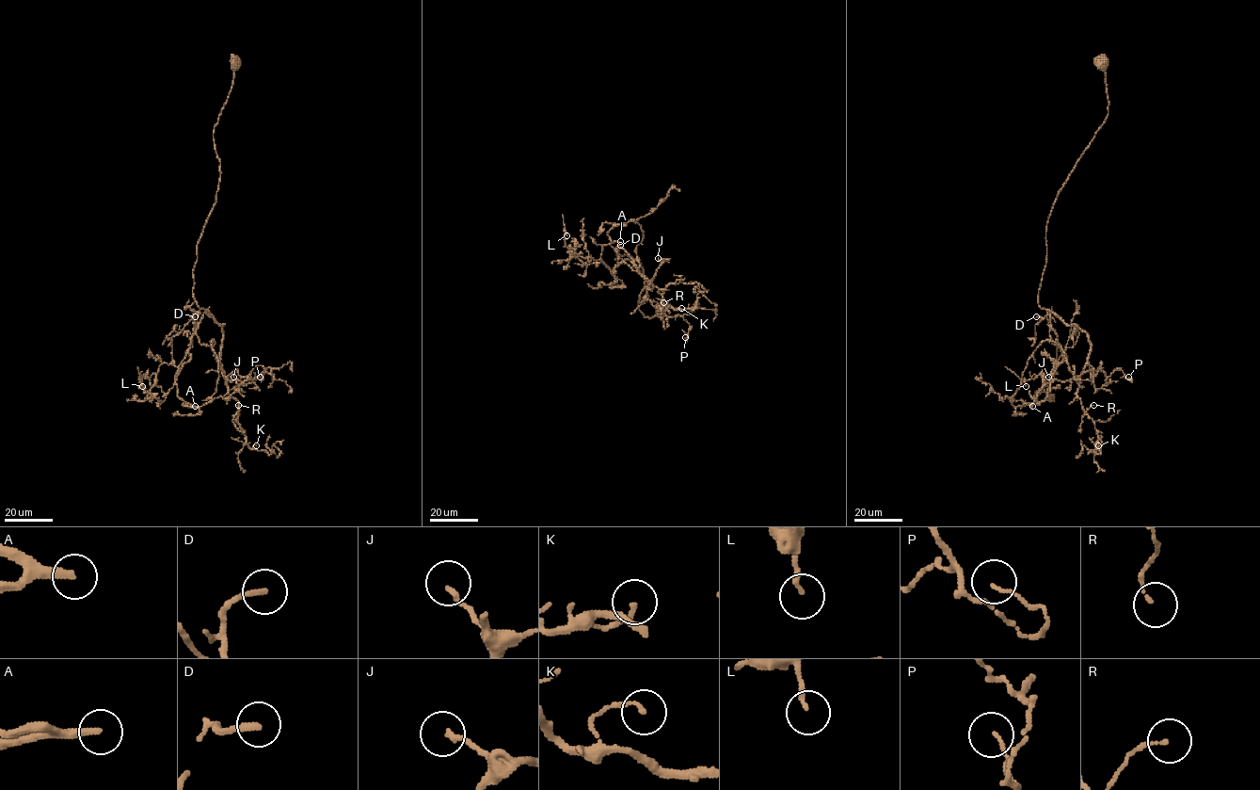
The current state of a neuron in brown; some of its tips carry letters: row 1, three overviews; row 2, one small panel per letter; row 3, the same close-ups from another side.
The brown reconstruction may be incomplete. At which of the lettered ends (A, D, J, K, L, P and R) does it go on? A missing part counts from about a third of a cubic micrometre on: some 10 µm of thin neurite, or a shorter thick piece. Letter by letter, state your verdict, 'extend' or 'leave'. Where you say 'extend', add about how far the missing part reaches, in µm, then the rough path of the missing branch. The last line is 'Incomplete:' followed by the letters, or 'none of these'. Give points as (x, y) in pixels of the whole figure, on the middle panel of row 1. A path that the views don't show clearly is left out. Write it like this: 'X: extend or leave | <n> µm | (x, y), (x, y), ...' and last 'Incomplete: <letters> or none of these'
A: extend | 90 µm
D: leave
J: leave
K: leave
L: leave
P: leave
R: leave
Incomplete: A

